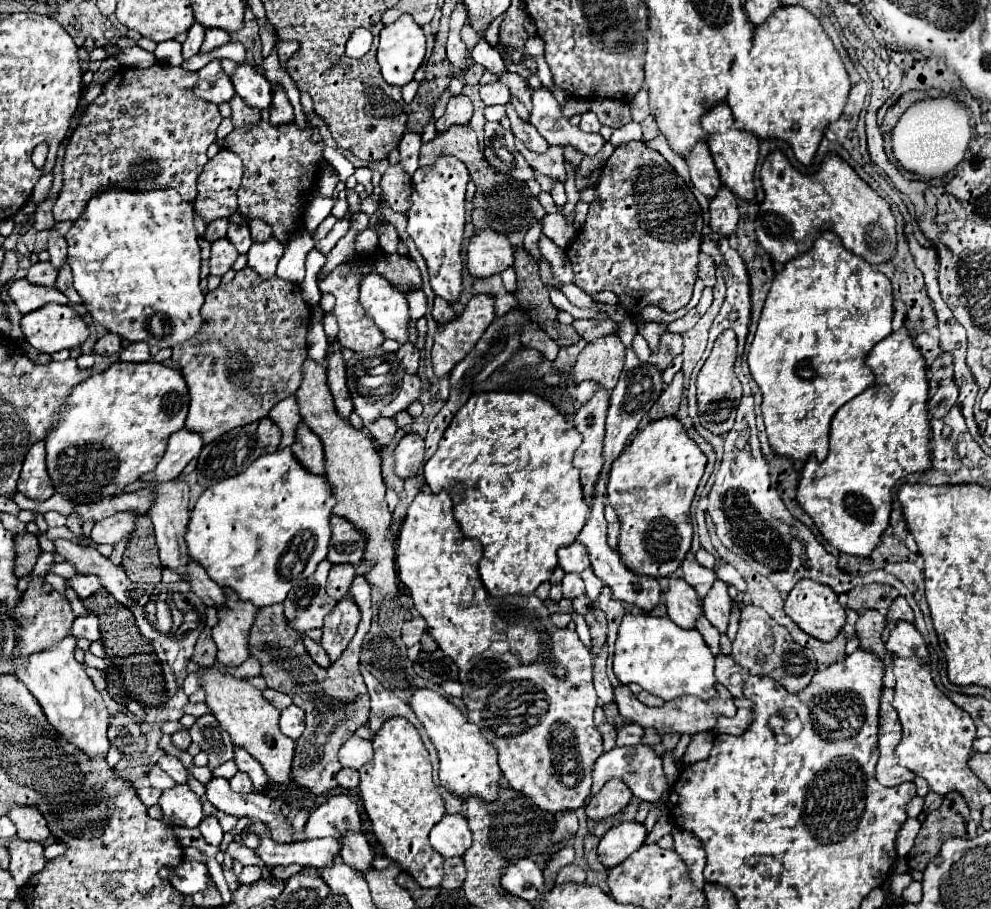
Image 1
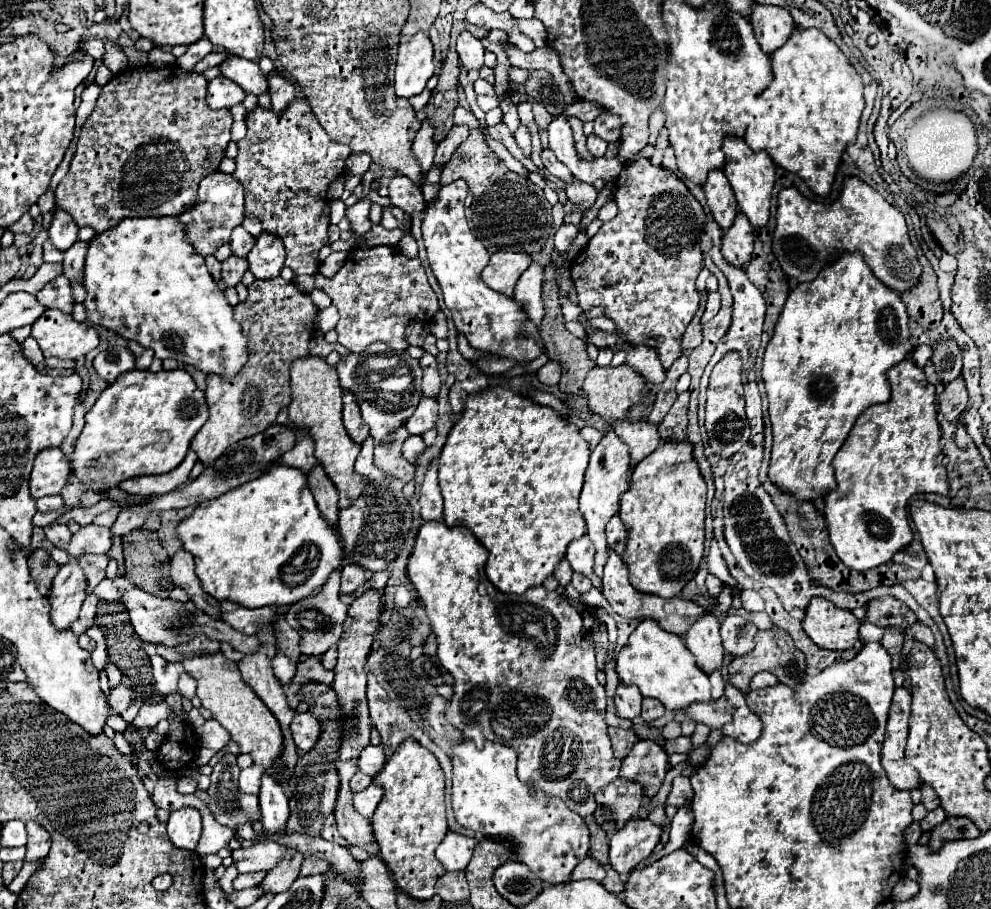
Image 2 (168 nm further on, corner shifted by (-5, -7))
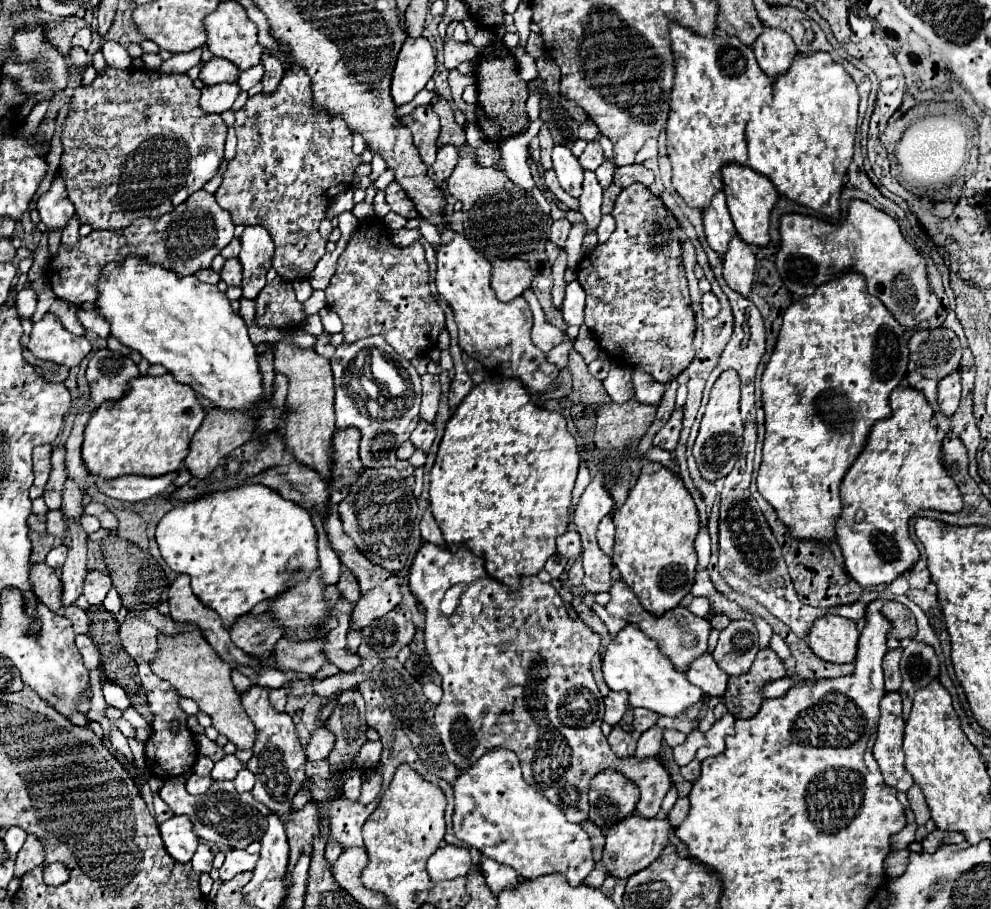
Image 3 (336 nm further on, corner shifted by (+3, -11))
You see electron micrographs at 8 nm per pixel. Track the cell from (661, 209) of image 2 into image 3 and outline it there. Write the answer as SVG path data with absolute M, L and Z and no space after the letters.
M634 182L632 186L624 188L620 192L620 196L616 198L616 204L614 204L614 210L612 210L612 216L616 220L616 230L612 232L612 236L606 240L606 242L600 242L594 252L590 252L586 258L580 260L578 268L576 268L576 280L580 282L580 286L584 288L586 292L586 306L584 306L584 322L590 330L596 332L596 340L602 348L608 350L610 354L610 360L620 364L620 366L642 366L646 372L652 374L652 378L656 382L668 382L672 376L678 376L694 358L694 348L692 348L692 336L694 336L694 330L696 330L696 322L694 322L694 314L690 310L690 294L688 294L688 284L686 284L686 276L684 276L684 264L682 264L682 244L680 244L680 238L678 238L678 222L674 222L675 218L671 216L670 210L664 206L662 198L652 194L650 188L646 188L644 184L640 182Z

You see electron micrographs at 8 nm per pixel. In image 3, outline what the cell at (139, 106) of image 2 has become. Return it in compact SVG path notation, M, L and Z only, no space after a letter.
M106 68L104 74L98 74L96 80L90 84L90 88L76 88L74 96L70 98L70 112L64 122L64 132L62 132L62 160L60 160L60 178L66 184L66 192L70 202L76 208L76 218L80 224L88 224L94 230L122 230L134 220L140 218L158 218L164 216L166 212L172 212L180 202L184 202L190 194L200 190L210 178L218 174L218 166L224 160L224 140L226 140L226 130L228 126L218 114L208 114L200 108L200 90L192 84L188 74L164 74L164 72L150 72L150 70L136 70L136 68L126 68L126 70L116 70L116 68Z

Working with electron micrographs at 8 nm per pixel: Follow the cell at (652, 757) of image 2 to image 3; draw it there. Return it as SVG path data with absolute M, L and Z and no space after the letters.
M658 726L648 728L646 732L642 732L642 736L640 736L640 740L638 740L634 758L636 758L636 760L654 758L654 756L658 754L658 750L660 750L660 742L662 742L662 730L660 730Z

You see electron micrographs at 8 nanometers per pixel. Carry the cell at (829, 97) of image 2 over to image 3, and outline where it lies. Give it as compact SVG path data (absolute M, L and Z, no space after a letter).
M798 52L790 68L772 80L772 96L766 106L754 106L744 128L744 138L748 144L746 166L752 166L756 172L768 176L776 190L796 200L816 212L826 216L840 214L840 190L844 186L844 176L852 162L854 140L856 140L856 122L858 122L858 90L852 76L832 60L828 52Z

